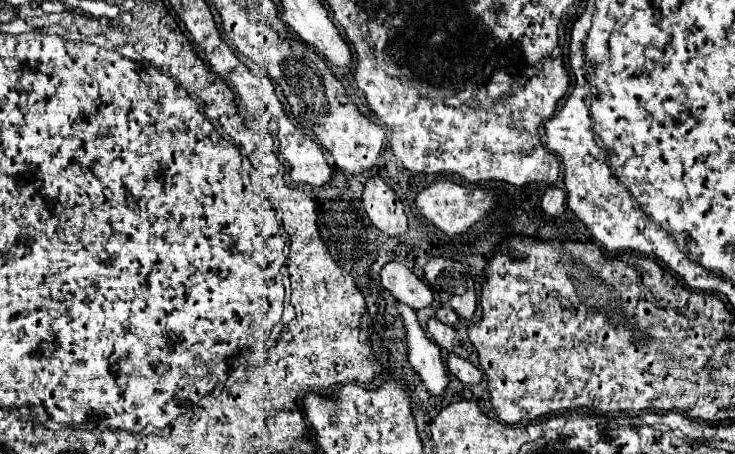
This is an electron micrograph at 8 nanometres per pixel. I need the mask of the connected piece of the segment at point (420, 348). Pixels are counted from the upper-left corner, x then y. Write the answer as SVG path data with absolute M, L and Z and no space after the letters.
M398 302L398 312L402 316L402 324L406 328L406 344L408 344L408 362L420 374L430 394L440 396L448 386L446 368L442 364L440 348L424 334L418 324L416 310Z

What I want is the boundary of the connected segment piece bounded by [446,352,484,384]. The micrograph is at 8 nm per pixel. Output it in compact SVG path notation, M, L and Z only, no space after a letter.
M454 352L448 354L446 366L448 366L448 370L450 370L460 382L464 382L464 384L478 384L478 382L482 380L482 376L484 376L480 368L476 368L470 360L460 358L460 356L454 354Z

